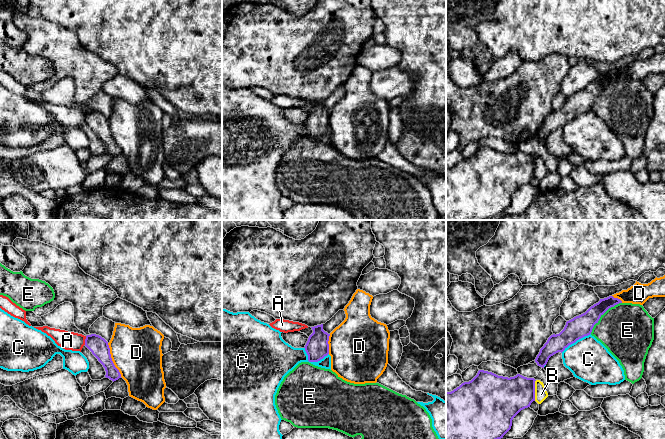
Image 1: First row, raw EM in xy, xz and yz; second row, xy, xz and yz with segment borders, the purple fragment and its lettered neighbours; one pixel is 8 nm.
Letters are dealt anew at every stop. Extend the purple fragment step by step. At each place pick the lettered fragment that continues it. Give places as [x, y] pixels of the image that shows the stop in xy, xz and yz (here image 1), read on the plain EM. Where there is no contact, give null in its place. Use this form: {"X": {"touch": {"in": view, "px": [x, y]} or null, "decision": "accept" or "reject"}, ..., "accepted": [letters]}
{"A": {"touch": {"in": "xy", "px": [85, 116]}, "decision": "reject"}, "B": {"touch": {"in": "yz", "px": [534, 166]}, "decision": "reject"}, "C": {"touch": {"in": "xz", "px": [312, 137]}, "decision": "reject"}, "D": {"touch": {"in": "xy", "px": [111, 136]}, "decision": "reject"}, "E": {"touch": {"in": "yz", "px": [602, 90]}, "decision": "reject"}, "accepted": []}

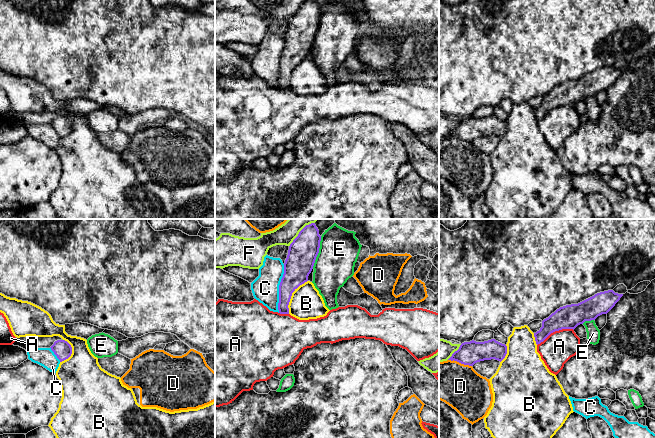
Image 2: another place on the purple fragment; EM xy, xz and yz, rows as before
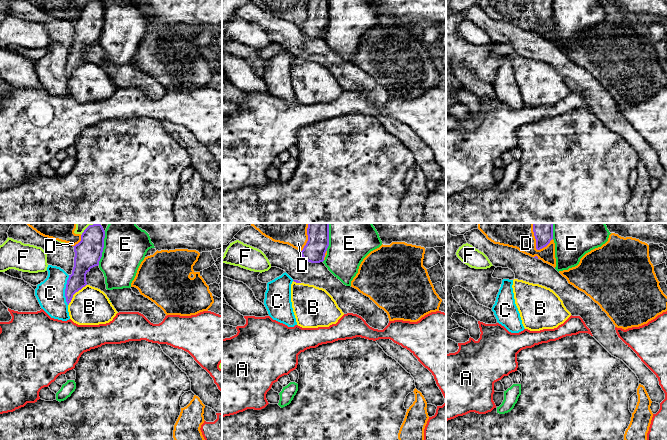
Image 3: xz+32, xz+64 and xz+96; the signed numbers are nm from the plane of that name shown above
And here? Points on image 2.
{"A": {"touch": {"in": "yz", "px": [555, 106]}, "decision": "reject"}, "B": {"touch": {"in": "xz", "px": [291, 71]}, "decision": "reject"}, "C": {"touch": {"in": "xz", "px": [279, 64]}, "decision": "reject"}, "D": {"touch": {"in": "yz", "px": [460, 138]}, "decision": "reject"}, "E": {"touch": {"in": "xz", "px": [318, 28]}, "decision": "reject"}, "F": {"touch": {"in": "xz", "px": [298, 10]}, "decision": "reject"}, "accepted": []}

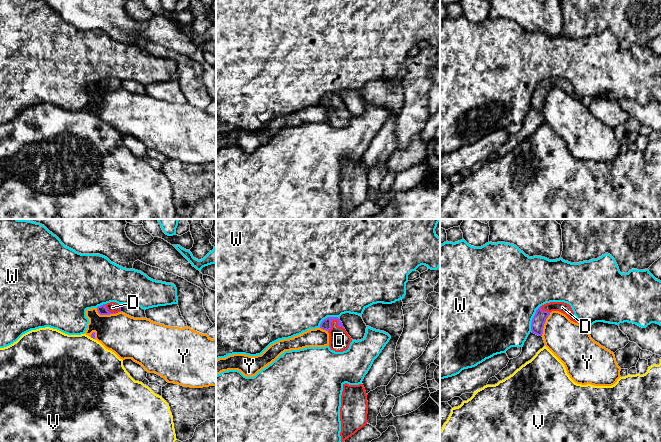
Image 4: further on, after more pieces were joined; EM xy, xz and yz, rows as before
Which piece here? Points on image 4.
{"D": {"touch": {"in": "xz", "px": [335, 95]}, "decision": "accept"}, "V": {"touch": {"in": "xy", "px": [92, 113]}, "decision": "reject"}, "W": {"touch": {"in": "yz", "px": [533, 94]}, "decision": "reject"}, "Y": {"touch": {"in": "yz", "px": [544, 99]}, "decision": "reject"}, "accepted": ["D"]}

